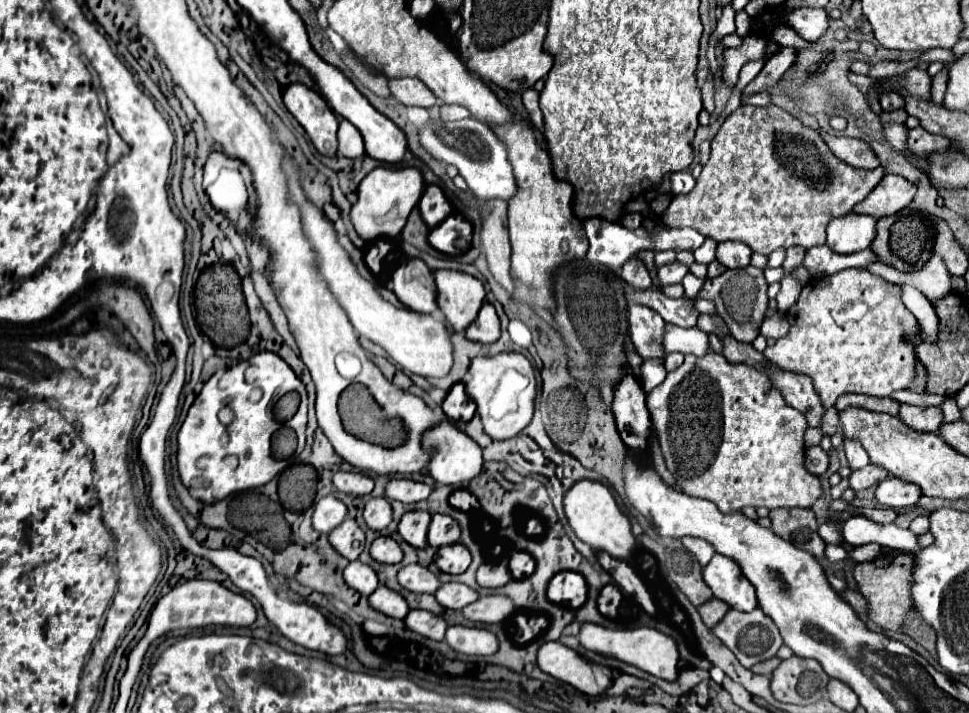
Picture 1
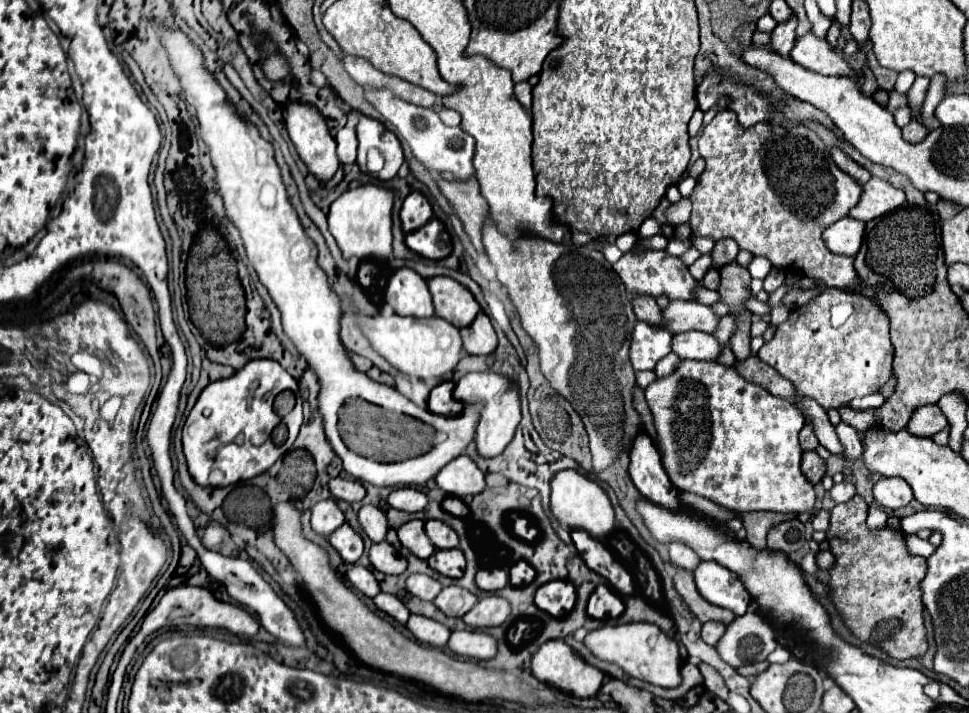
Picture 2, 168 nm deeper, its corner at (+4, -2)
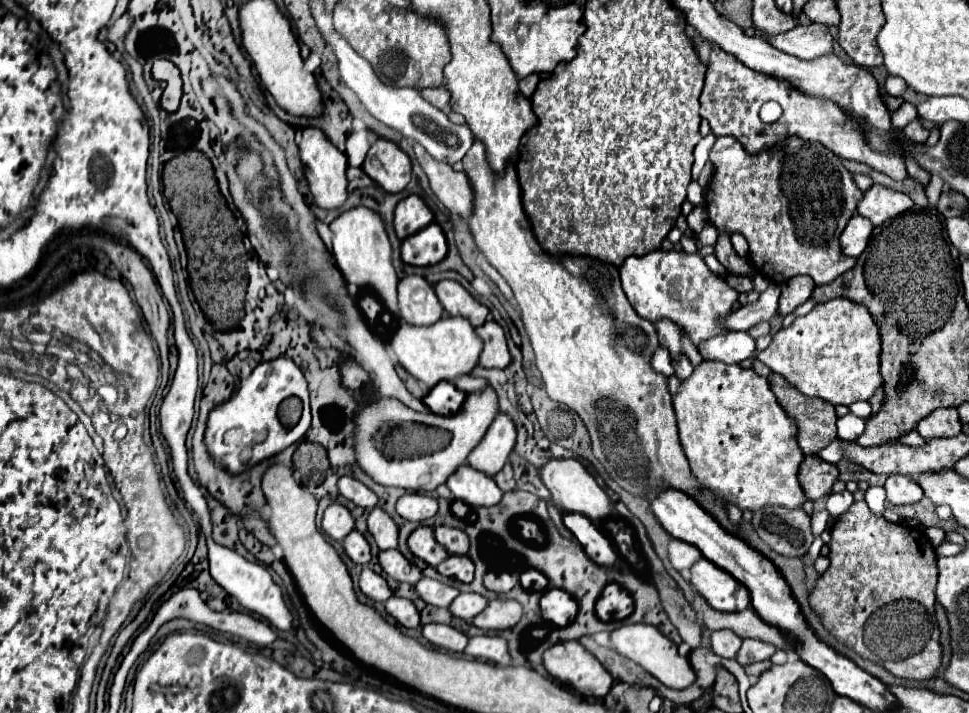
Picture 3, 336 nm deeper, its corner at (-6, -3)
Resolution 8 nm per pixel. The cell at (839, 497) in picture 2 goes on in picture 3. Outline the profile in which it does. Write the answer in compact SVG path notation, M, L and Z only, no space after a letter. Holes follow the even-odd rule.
M843 490L843 492L839 492L839 494L831 494L831 496L827 498L827 510L829 510L829 514L831 514L833 518L841 516L851 504L853 504L853 494L851 494L849 490Z

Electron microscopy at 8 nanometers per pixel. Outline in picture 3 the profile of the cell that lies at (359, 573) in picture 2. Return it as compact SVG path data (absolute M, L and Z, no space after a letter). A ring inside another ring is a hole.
M367 566L361 570L359 588L361 588L361 592L363 592L367 598L371 598L371 600L375 600L375 602L385 602L385 600L391 598L391 590L389 590L385 578L381 578L379 574L375 574L375 572L373 572L371 568L367 568Z

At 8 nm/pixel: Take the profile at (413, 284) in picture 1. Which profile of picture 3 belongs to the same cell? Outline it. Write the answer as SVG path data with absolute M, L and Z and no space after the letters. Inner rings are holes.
M405 276L399 282L399 312L407 324L431 326L443 316L443 306L425 278Z

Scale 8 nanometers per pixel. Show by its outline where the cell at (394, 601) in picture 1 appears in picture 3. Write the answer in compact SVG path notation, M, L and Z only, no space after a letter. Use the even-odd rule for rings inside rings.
M391 596L385 602L385 610L387 610L389 616L393 616L405 628L417 628L419 626L419 612L417 612L415 604L407 598Z

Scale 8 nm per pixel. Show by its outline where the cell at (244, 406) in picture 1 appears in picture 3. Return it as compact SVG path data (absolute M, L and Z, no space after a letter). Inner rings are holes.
M275 358L269 362L259 364L251 376L243 382L243 386L233 394L225 404L211 410L207 420L207 432L205 432L205 444L209 454L215 462L219 462L225 470L239 474L249 466L255 466L261 460L267 460L287 446L295 444L307 428L311 426L311 410L309 410L309 392L307 392L307 380L303 372L297 368L297 364L289 358ZM299 396L303 400L303 416L299 424L293 428L283 428L277 418L279 404L289 398Z

